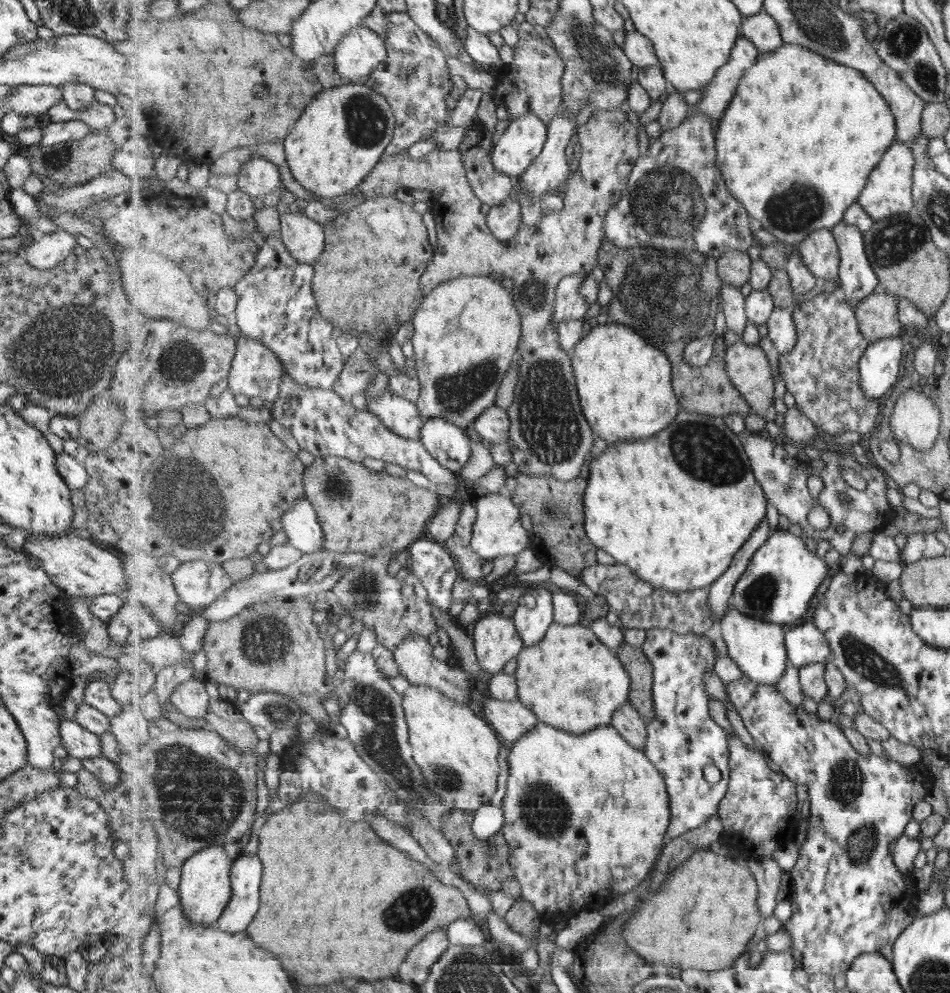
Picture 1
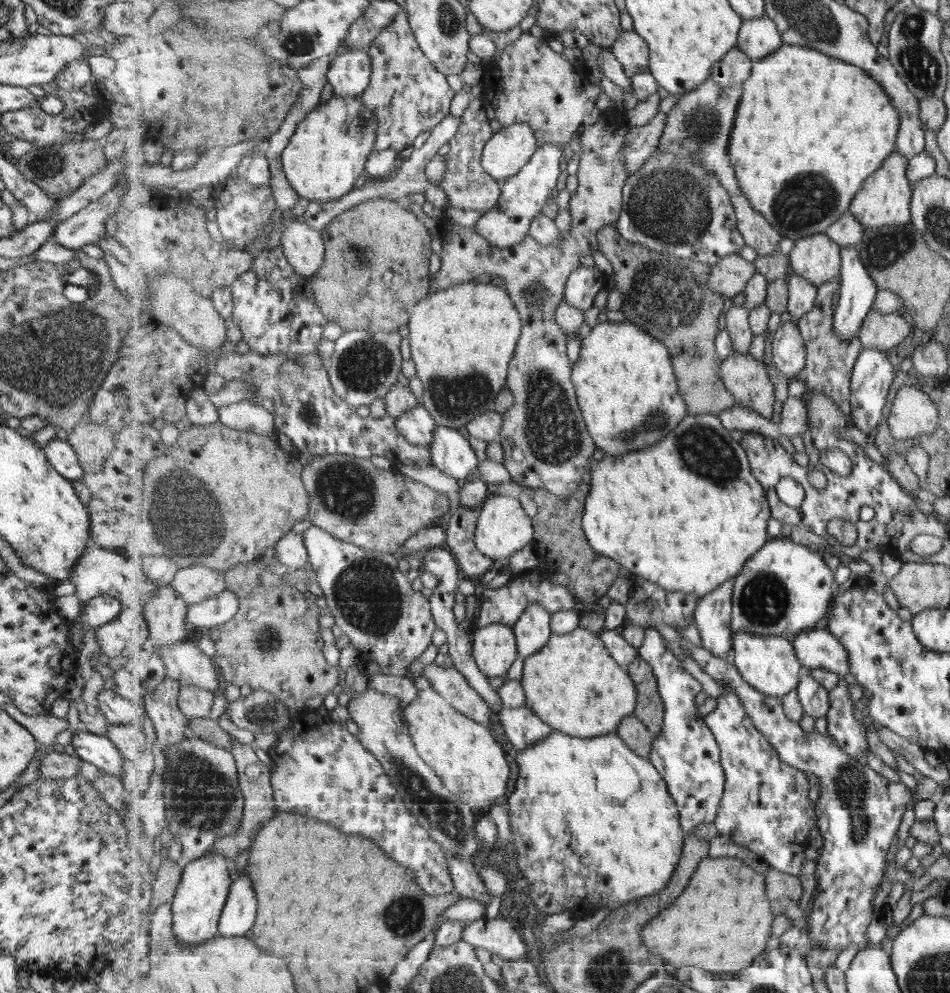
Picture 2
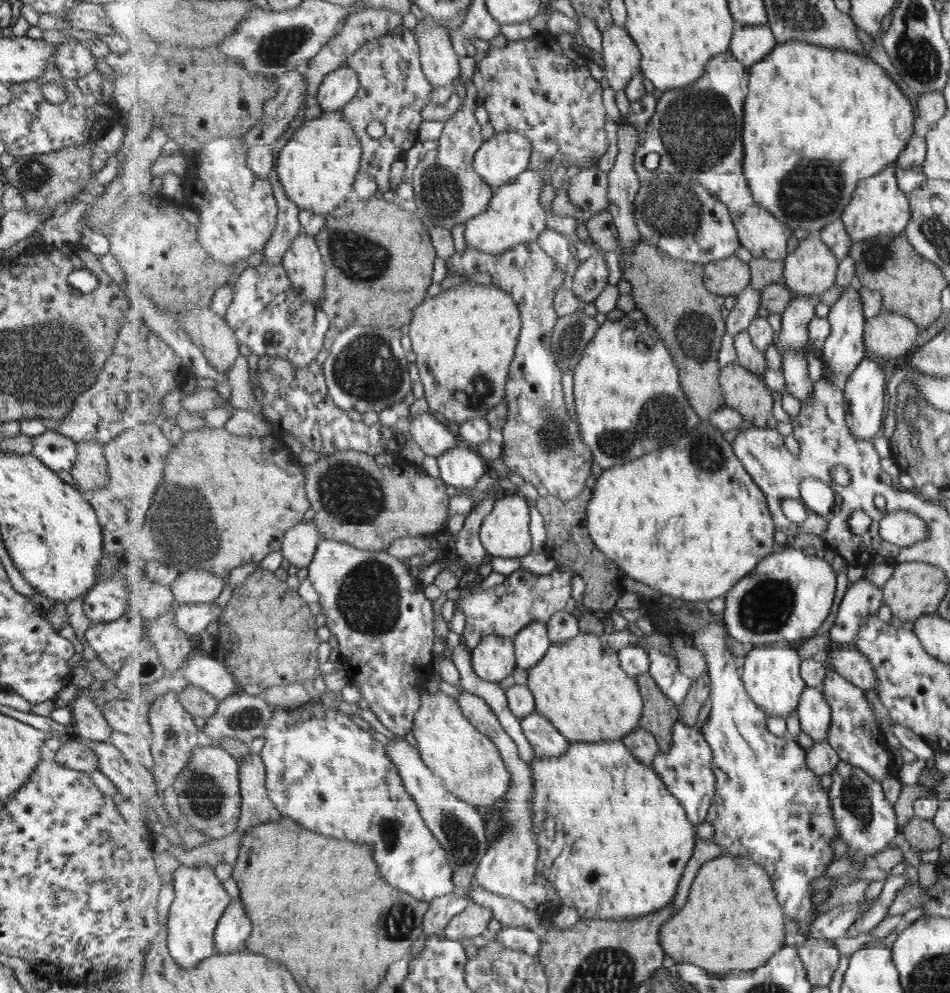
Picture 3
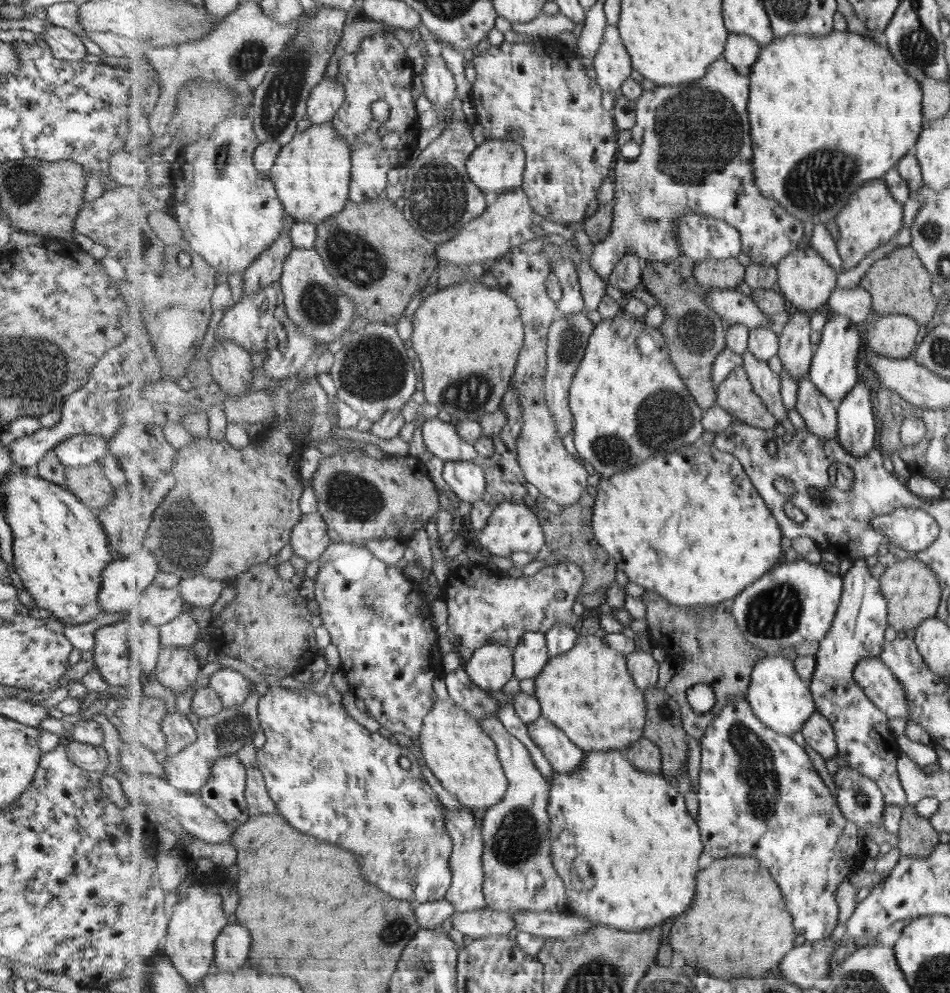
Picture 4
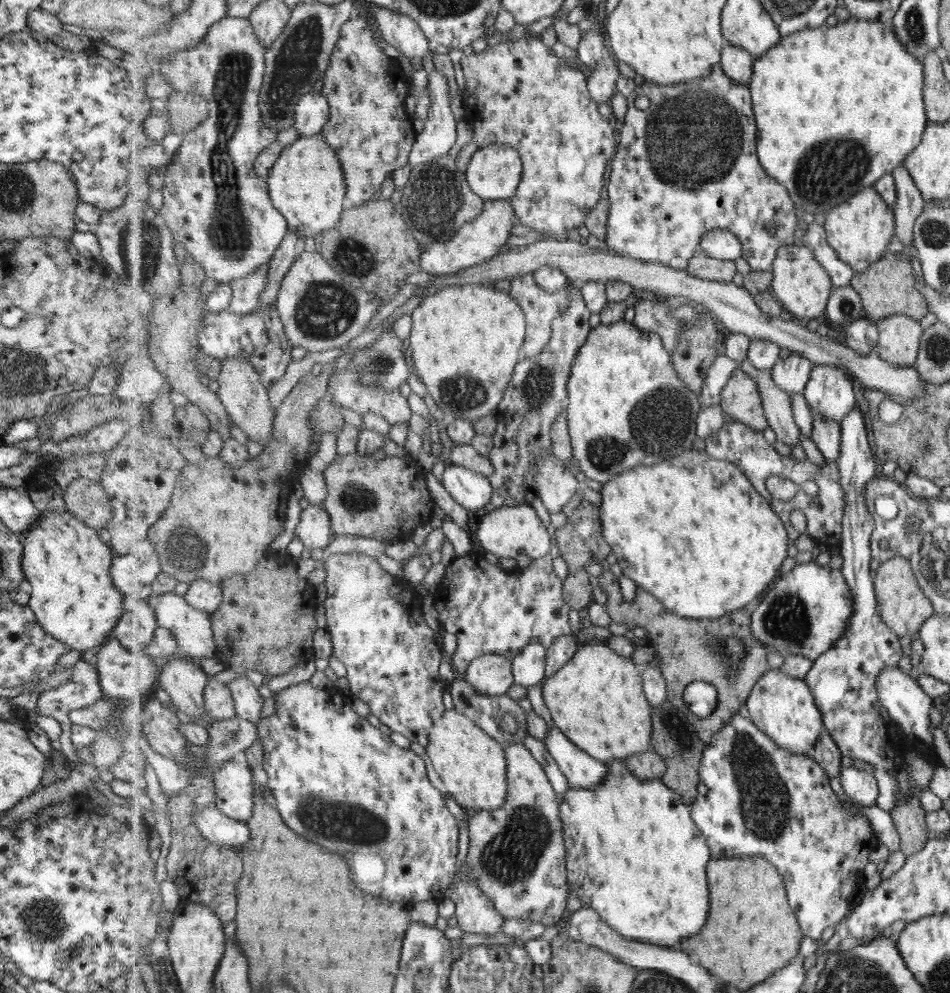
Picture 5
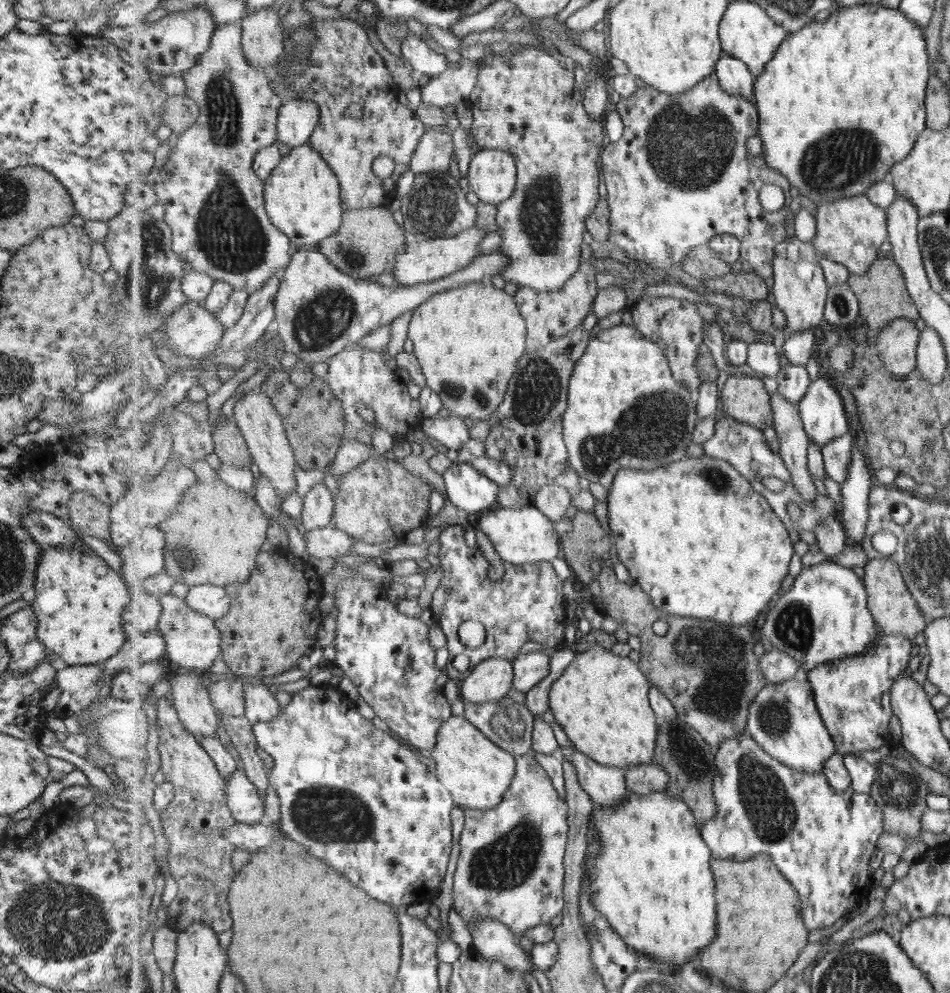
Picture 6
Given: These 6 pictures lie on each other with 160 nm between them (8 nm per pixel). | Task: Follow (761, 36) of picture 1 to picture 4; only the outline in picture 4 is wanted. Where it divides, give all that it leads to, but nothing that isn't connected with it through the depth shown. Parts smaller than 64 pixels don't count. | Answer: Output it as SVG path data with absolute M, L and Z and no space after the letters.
M730 34L723 58L733 64L742 76L749 77L763 47L751 36Z

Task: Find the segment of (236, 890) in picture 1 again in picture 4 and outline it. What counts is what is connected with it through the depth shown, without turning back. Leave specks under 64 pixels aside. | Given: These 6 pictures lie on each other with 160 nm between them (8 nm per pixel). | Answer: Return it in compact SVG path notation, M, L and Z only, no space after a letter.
M229 923L215 943L216 964L221 972L235 972L243 968L251 950L251 934L247 926Z

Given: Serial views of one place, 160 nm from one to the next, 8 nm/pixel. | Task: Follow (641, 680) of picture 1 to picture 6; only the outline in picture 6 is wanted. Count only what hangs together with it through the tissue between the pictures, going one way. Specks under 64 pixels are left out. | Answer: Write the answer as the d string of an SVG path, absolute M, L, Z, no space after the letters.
M681 718L666 720L658 725L658 747L654 761L670 774L666 793L680 796L692 808L699 824L713 819L718 805L714 795L714 782L718 774L715 749Z

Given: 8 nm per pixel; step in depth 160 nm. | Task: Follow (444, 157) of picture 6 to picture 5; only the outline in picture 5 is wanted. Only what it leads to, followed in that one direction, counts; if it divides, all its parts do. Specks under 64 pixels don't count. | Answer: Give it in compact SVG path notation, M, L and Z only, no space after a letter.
M433 72L428 76L431 106L424 129L416 139L410 152L410 166L418 170L428 166L435 159L446 155L457 142L457 122L451 110L449 80L443 72Z

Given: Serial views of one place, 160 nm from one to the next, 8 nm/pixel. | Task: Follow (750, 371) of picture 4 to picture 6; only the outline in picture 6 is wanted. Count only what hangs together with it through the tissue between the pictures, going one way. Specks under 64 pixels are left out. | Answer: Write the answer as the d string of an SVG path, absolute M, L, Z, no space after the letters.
M778 390L771 393L774 407L774 430L779 453L784 458L784 464L791 471L791 484L799 490L803 500L817 501L817 488L808 467L809 436L804 429L799 406L789 402Z

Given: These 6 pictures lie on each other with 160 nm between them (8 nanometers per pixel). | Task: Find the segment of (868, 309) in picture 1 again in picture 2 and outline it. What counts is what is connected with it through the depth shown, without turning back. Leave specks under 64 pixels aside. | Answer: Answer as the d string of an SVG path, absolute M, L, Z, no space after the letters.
M871 310L863 321L860 339L865 349L894 352L895 346L909 337L915 325L904 313Z

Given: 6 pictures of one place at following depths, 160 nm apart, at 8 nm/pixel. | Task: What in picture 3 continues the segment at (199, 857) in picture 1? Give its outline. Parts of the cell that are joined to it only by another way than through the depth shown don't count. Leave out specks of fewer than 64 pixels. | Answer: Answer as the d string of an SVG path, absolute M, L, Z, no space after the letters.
M196 864L194 867L189 865L181 865L175 869L174 889L176 897L170 908L168 922L168 947L170 953L174 956L174 960L186 970L195 970L203 961L217 952L215 933L219 924L219 919L226 912L226 908L230 906L231 896L227 894L223 881L215 876L214 865Z

